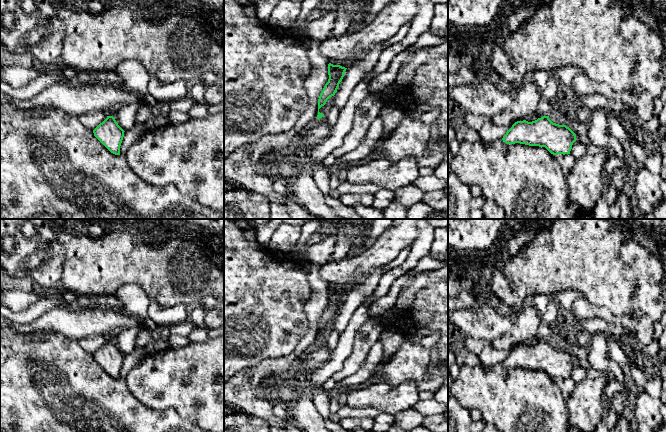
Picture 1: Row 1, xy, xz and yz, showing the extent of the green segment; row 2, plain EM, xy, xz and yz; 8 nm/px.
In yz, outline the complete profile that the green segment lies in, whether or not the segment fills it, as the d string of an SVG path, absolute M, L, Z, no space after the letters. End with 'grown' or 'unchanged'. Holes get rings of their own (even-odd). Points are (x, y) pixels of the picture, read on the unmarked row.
M549 340L535 345L515 346L502 362L506 368L525 368L545 371L551 378L570 378L573 367L577 364L575 357L566 349L553 347Z; unchanged

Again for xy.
M107 340L107 342L93 354L94 360L115 379L120 379L120 370L124 356L113 340Z; unchanged

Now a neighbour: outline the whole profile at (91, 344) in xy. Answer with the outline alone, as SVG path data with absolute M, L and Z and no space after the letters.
M96 335L88 338L83 338L79 340L79 343L83 349L87 352L94 354L100 347L102 347L106 342L107 338L102 335Z

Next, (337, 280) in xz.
M326 263L321 265L319 275L328 283L329 287L347 292L354 287L357 273L352 275L344 274Z

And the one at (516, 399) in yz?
M502 362L491 366L463 366L457 378L453 380L451 396L468 410L477 409L482 414L485 424L493 425L501 432L568 432L569 413L566 400L555 379L545 371L520 367L506 368Z

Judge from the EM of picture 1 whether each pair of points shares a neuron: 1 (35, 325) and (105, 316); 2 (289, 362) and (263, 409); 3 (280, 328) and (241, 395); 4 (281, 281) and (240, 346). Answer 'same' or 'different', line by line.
1: same
2: same
3: different
4: same

